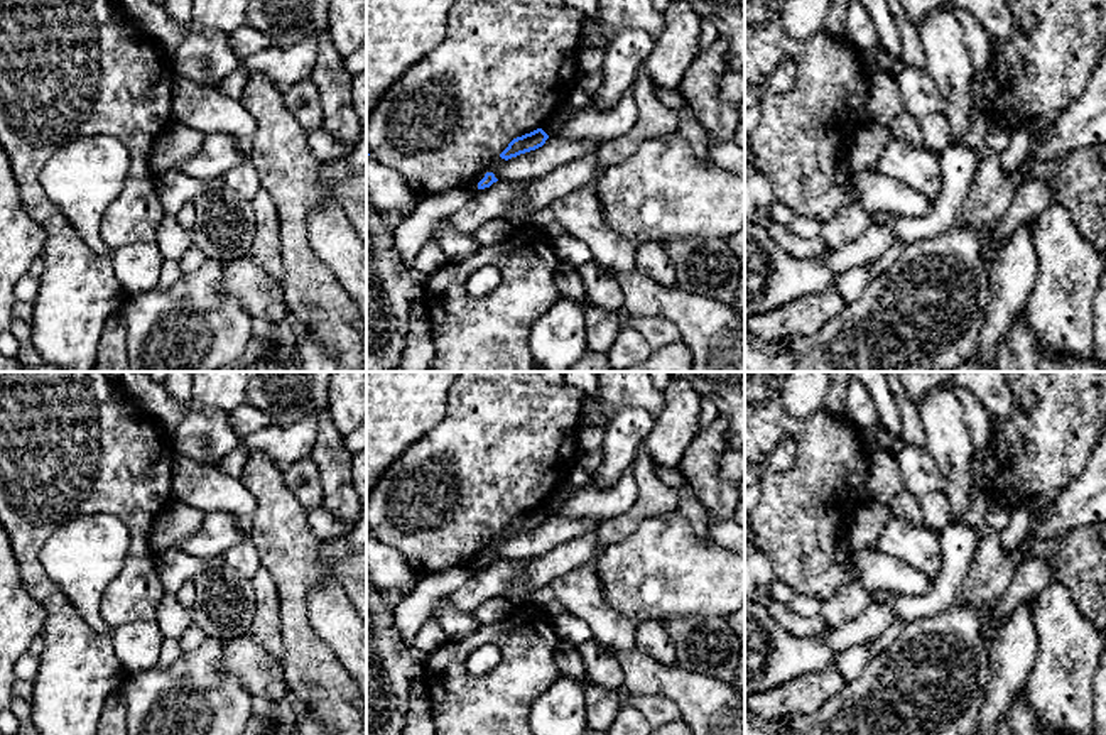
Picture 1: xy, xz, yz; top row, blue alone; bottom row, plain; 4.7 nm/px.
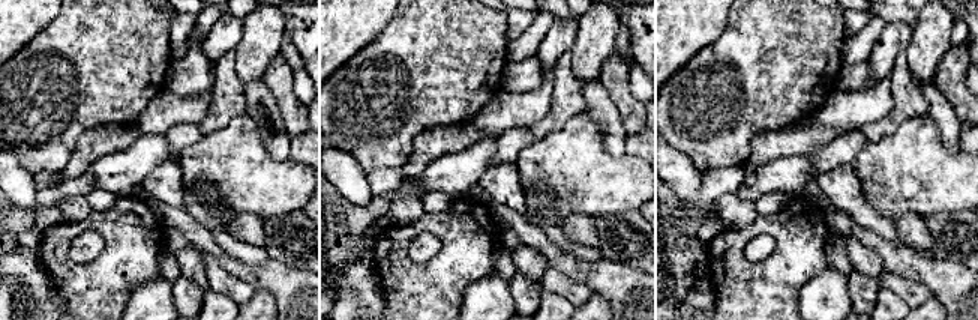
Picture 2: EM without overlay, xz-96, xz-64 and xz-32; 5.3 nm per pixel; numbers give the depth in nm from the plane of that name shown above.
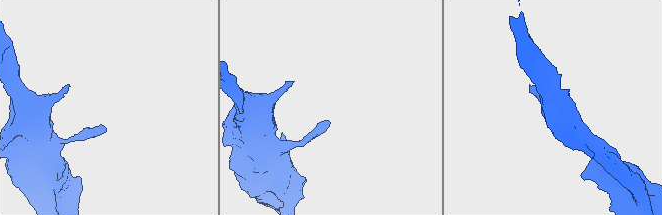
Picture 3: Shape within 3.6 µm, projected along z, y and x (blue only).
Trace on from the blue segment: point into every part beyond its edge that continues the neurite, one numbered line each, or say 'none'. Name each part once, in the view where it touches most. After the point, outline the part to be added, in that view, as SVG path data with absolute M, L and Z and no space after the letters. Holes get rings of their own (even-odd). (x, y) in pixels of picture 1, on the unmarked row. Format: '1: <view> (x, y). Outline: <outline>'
none

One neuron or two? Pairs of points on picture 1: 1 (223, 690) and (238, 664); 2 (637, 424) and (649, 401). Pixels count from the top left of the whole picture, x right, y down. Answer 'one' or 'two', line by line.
1: two
2: two

